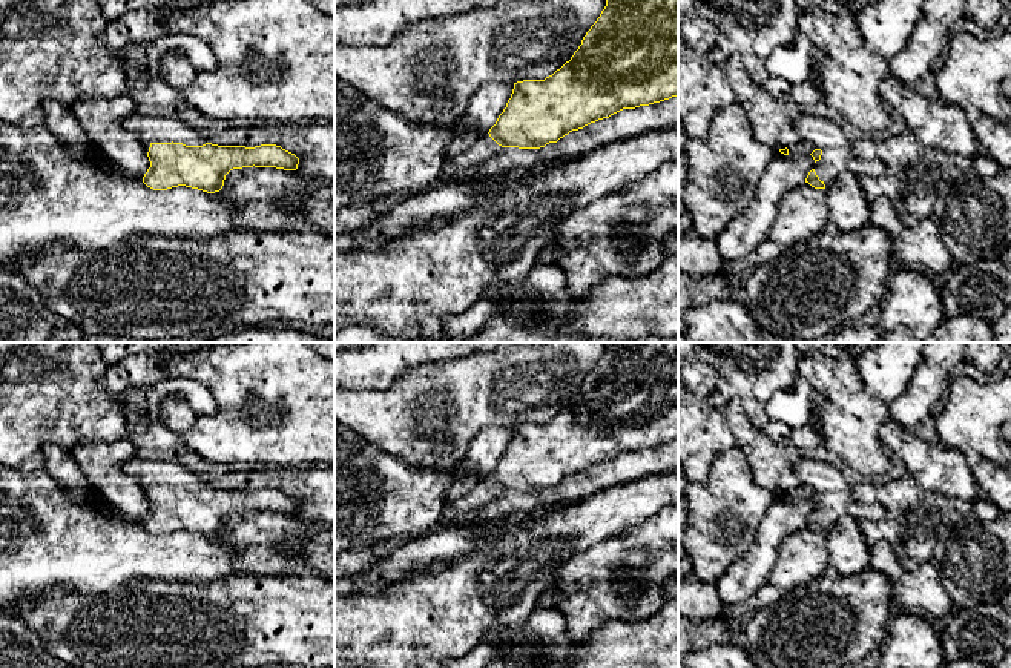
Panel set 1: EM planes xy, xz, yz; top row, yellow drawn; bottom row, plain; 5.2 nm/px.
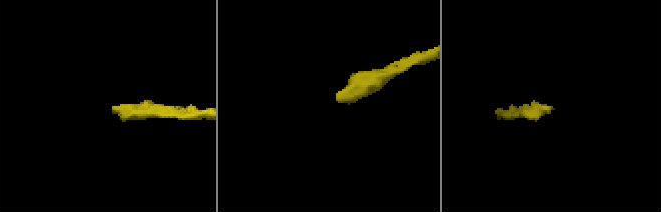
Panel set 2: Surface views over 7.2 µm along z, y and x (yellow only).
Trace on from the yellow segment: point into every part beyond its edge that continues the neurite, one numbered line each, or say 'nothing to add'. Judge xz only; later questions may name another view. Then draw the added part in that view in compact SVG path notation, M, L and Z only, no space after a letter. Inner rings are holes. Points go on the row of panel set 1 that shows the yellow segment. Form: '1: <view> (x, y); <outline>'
1: xz (485, 148); M489 134L477 137L477 141L463 154L448 160L442 170L442 180L446 186L460 186L465 184L471 189L479 190L479 203L486 204L494 198L494 193L486 192L485 189L491 184L500 184L509 178L523 178L535 174L543 166L558 166L565 161L551 161L543 166L534 166L529 169L515 169L511 174L499 175L480 175L480 167L492 157L499 155L503 150Z

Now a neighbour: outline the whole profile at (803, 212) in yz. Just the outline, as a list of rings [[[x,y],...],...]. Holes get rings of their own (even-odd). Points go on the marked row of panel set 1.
[[[804,181],[781,198],[769,240],[789,247],[822,232],[828,221],[825,189],[815,189]]]

